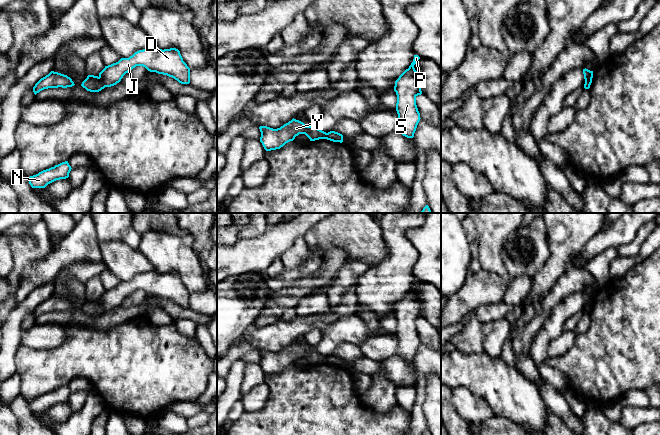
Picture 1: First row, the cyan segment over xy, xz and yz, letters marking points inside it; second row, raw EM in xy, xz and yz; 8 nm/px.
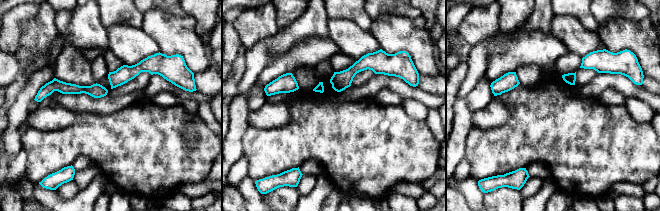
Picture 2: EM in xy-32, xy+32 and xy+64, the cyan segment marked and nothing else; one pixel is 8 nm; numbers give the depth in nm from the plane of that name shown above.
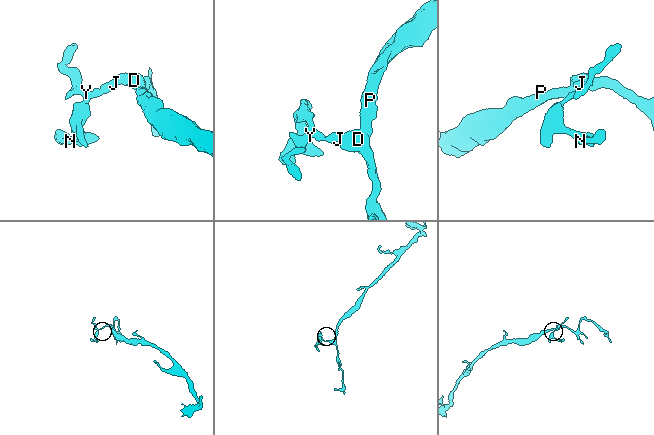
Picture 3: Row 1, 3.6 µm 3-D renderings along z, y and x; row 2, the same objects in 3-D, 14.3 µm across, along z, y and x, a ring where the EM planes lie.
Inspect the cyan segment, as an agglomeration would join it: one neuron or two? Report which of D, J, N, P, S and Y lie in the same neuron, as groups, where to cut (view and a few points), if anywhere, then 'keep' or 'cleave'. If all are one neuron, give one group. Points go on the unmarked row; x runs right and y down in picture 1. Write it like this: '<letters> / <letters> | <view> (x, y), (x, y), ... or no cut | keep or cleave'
D J N P S Y | no cut | keep

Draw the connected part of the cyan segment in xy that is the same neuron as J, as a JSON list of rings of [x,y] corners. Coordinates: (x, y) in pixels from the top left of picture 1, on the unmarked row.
[[[154,269],[135,276],[129,282],[105,290],[98,300],[88,299],[81,310],[90,316],[99,316],[121,305],[123,300],[136,290],[143,290],[150,296],[167,299],[181,308],[190,307],[190,292],[183,285],[176,272],[159,273]]]

